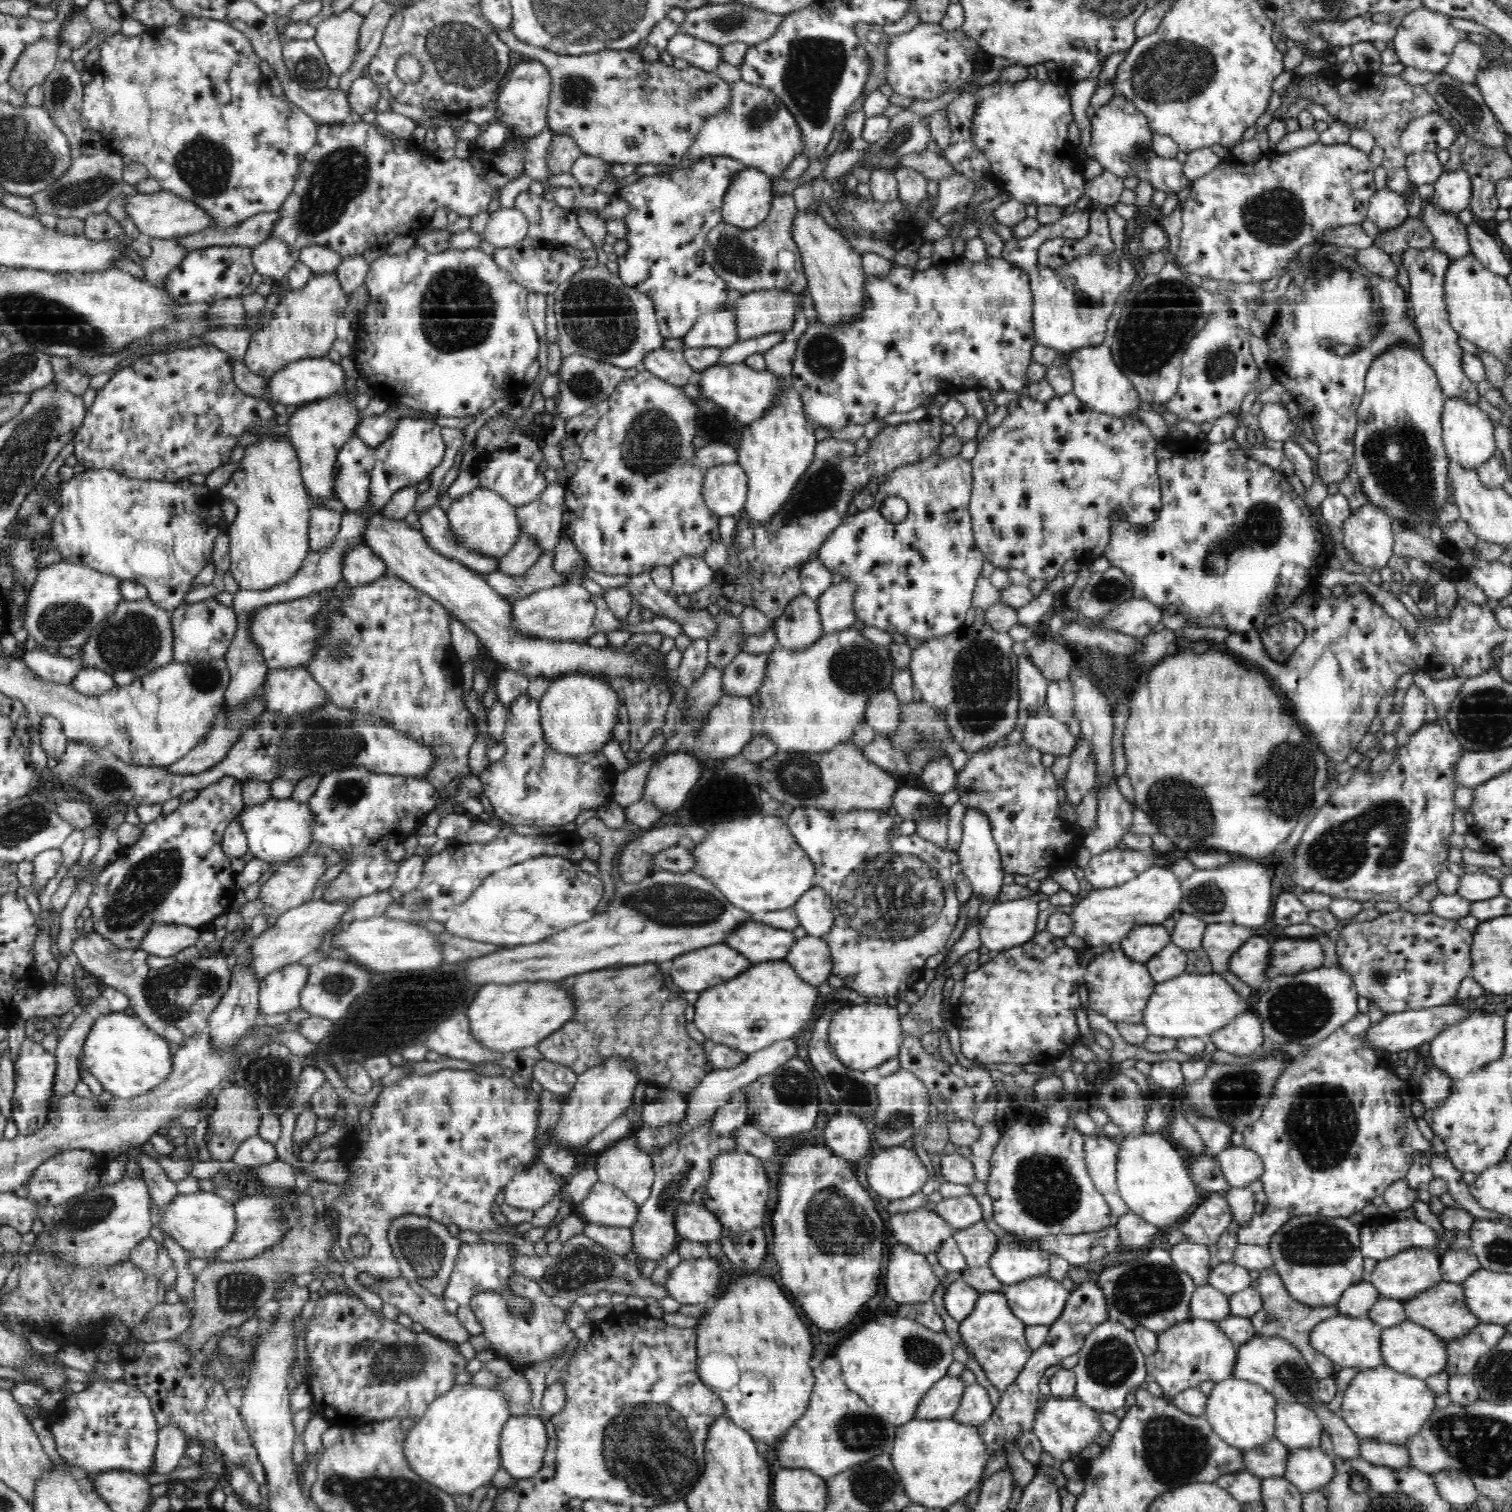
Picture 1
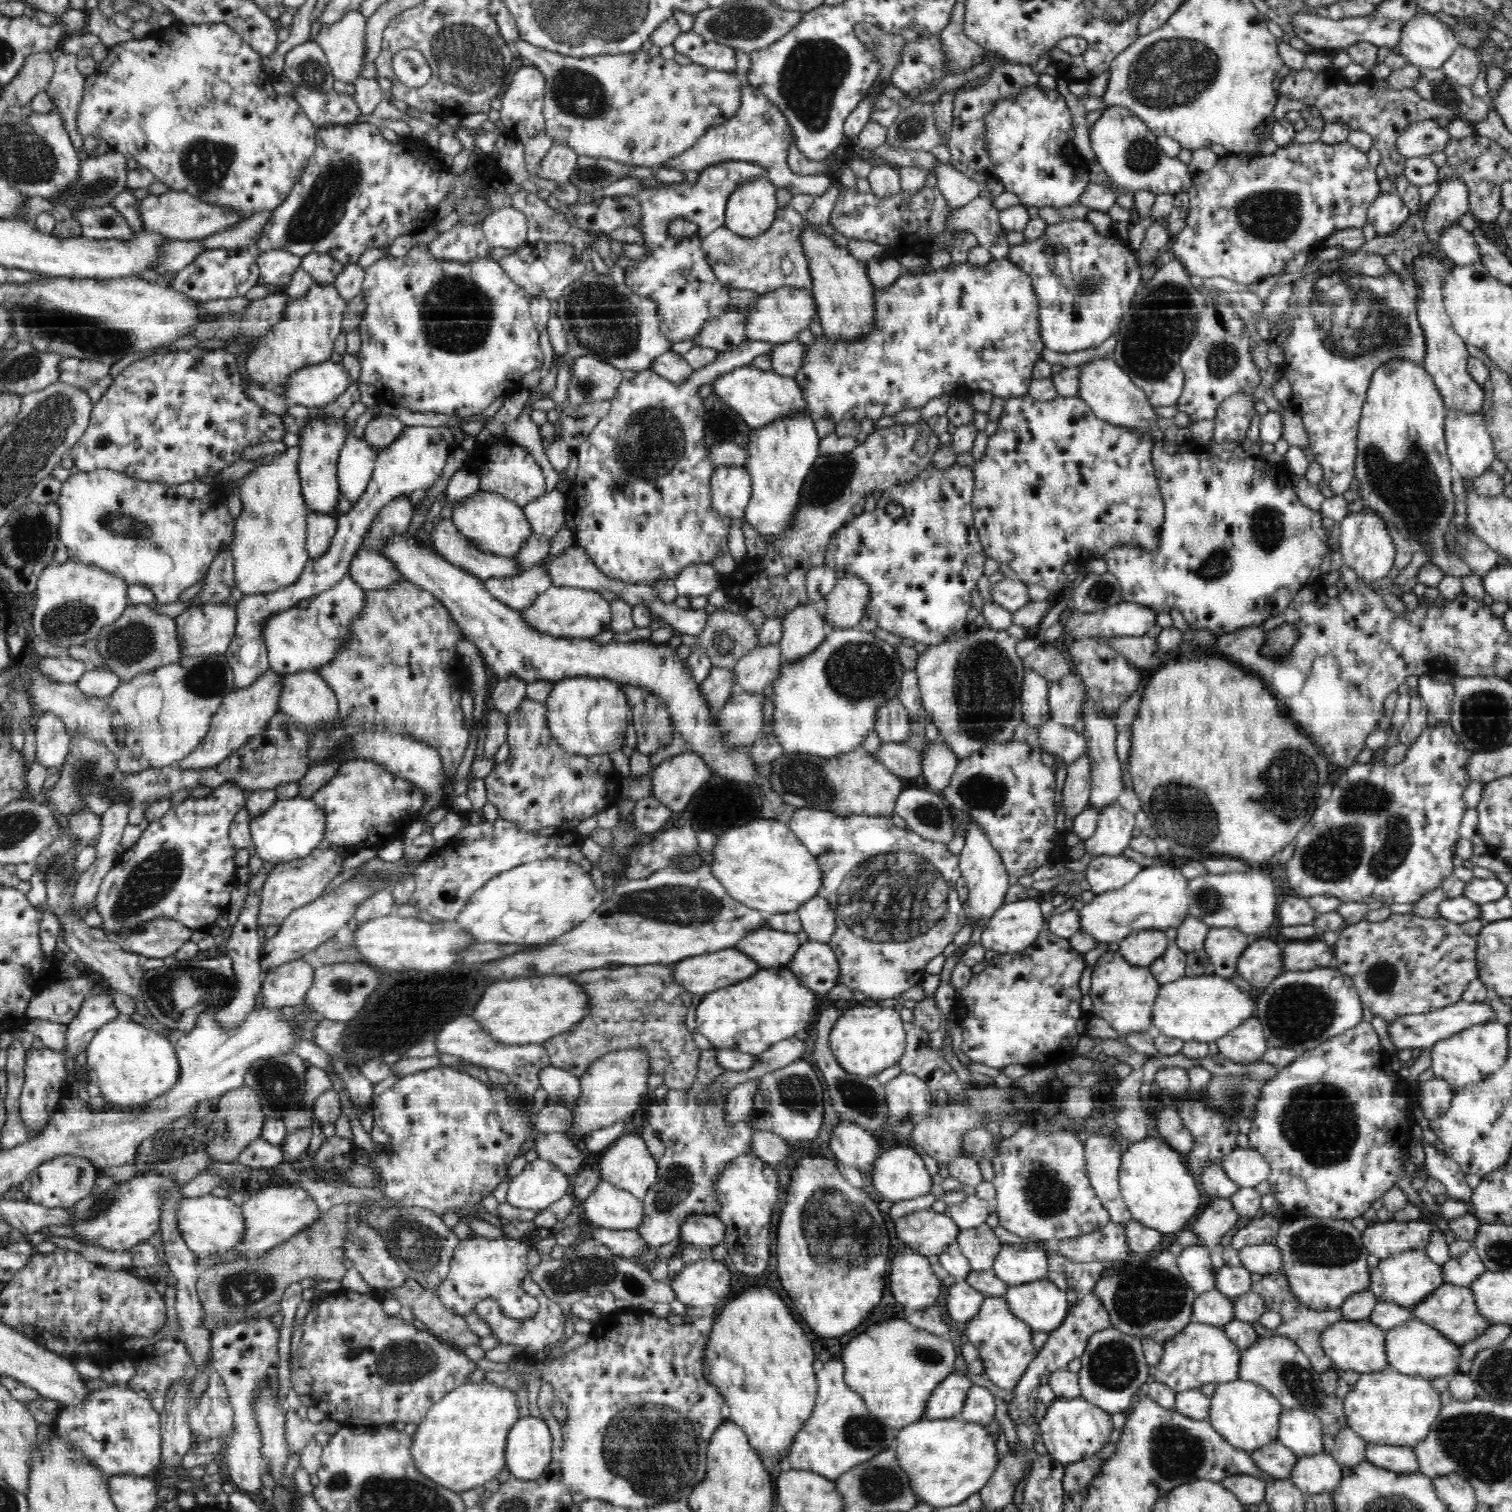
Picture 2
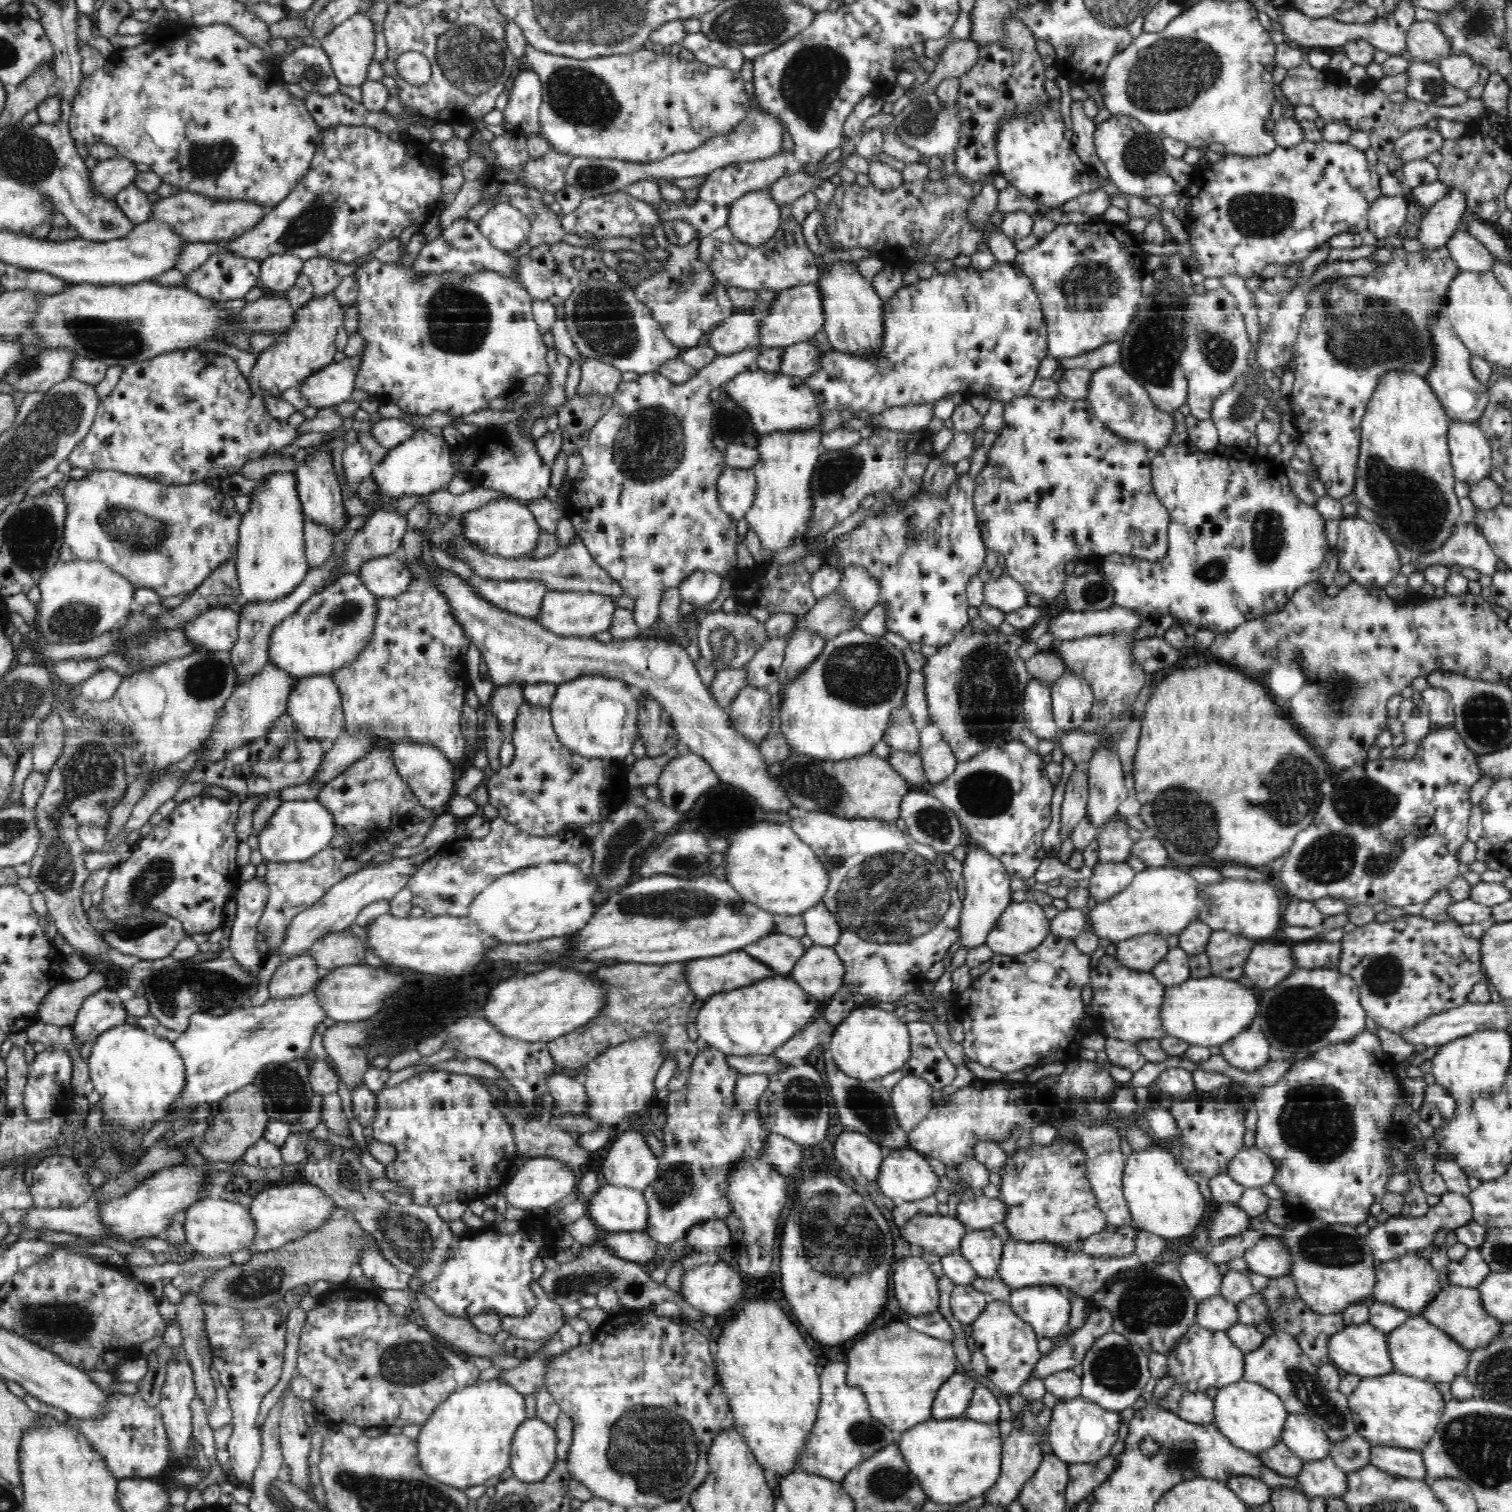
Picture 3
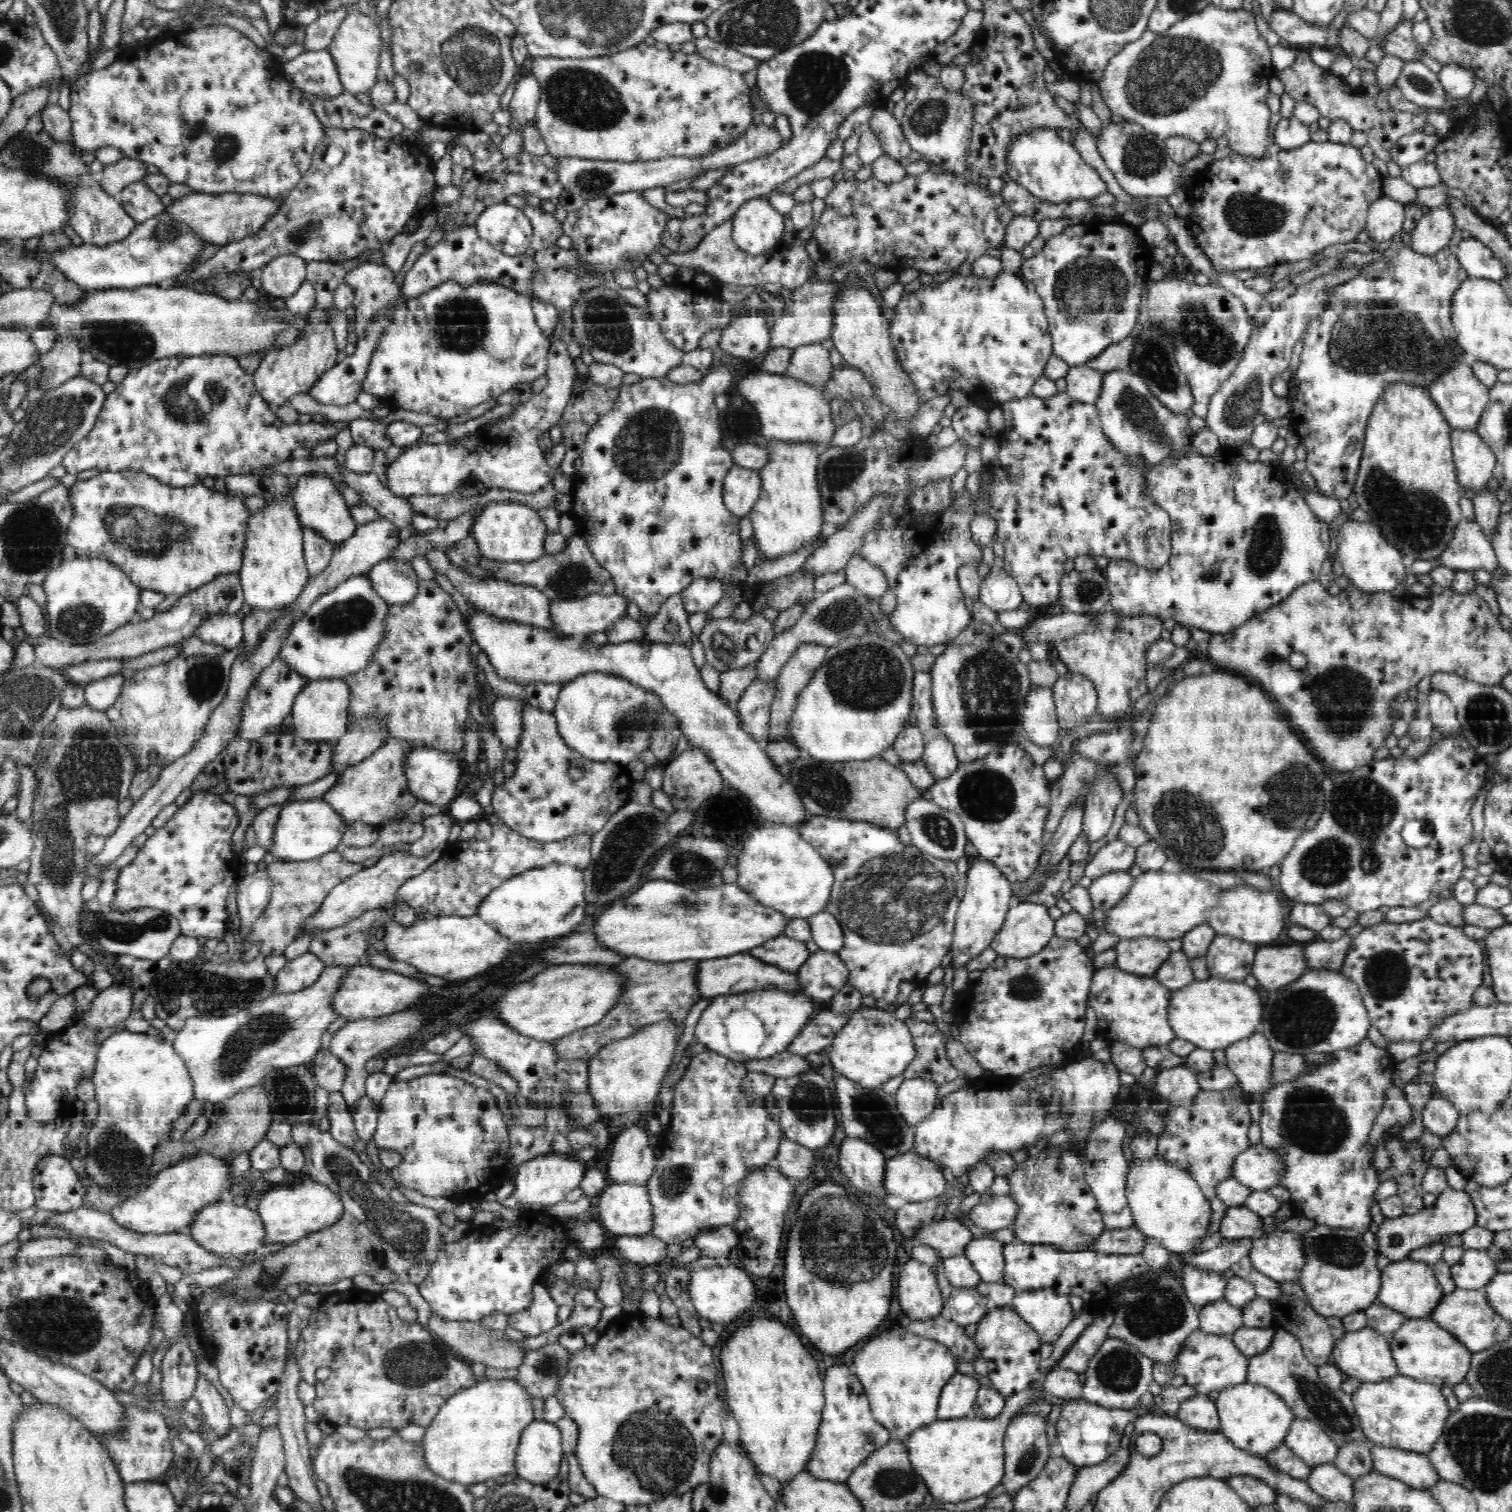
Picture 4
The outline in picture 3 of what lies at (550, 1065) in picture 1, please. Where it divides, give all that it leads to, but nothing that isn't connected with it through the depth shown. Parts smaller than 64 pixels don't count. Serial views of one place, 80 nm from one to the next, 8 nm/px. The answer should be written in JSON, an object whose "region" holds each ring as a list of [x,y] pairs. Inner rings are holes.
{"region":[[[554,1074],[547,1080],[547,1092],[552,1093],[556,1106],[563,1112],[584,1116],[587,1094],[581,1078],[572,1079],[570,1075]]]}

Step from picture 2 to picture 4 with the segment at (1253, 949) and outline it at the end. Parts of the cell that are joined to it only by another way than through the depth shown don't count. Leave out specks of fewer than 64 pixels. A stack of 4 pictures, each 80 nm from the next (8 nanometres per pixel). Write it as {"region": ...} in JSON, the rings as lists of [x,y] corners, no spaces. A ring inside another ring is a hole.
{"region":[[[1300,944],[1280,948],[1265,945],[1257,949],[1255,962],[1251,966],[1251,974],[1258,981],[1258,986],[1266,991],[1276,991],[1294,984],[1306,970],[1309,970],[1306,954]]]}

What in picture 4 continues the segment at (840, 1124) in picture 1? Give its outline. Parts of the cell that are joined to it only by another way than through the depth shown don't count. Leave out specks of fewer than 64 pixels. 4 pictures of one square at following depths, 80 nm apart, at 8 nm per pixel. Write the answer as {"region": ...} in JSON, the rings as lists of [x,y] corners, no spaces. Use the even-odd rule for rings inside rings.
{"region":[[[847,1136],[840,1145],[839,1164],[854,1186],[864,1192],[874,1192],[884,1180],[887,1158],[862,1138]]]}

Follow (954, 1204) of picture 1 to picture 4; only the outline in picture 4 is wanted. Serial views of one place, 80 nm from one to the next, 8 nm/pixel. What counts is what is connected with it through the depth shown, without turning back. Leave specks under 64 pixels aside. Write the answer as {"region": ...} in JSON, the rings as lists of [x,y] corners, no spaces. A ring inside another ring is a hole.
{"region":[[[1006,1195],[983,1199],[967,1213],[969,1221],[989,1232],[1011,1229],[1019,1214],[1020,1206],[1016,1205],[1015,1198]]]}

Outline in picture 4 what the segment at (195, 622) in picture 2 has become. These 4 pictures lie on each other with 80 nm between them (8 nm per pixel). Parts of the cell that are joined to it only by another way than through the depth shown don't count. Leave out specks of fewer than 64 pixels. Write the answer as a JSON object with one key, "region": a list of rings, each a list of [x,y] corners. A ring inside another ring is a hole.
{"region":[[[213,614],[196,628],[195,635],[205,643],[238,649],[243,640],[243,620],[236,614]]]}

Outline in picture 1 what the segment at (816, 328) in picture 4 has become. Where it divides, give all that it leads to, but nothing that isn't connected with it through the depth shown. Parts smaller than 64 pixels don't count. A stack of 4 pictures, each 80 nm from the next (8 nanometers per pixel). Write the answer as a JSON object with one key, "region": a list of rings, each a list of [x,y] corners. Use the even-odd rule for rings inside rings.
{"region":[[[776,289],[744,293],[732,309],[738,319],[738,340],[777,334],[774,330],[790,332],[796,310],[800,310],[800,300],[792,292]]]}

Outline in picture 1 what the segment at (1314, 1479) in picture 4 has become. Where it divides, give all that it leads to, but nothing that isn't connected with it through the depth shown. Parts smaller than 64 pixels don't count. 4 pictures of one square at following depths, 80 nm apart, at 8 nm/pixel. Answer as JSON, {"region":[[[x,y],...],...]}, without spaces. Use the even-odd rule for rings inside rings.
{"region":[[[1315,1448],[1314,1450],[1291,1450],[1290,1455],[1291,1460],[1288,1463],[1284,1476],[1292,1484],[1295,1484],[1300,1492],[1320,1491],[1334,1480],[1335,1462],[1321,1448]]]}

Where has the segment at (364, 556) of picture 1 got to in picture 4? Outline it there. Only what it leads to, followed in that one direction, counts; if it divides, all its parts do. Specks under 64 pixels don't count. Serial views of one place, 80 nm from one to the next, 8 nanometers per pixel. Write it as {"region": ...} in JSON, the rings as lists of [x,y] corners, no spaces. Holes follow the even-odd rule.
{"region":[[[384,559],[374,565],[366,575],[371,579],[372,588],[388,605],[405,605],[417,595],[419,580],[409,562]]]}

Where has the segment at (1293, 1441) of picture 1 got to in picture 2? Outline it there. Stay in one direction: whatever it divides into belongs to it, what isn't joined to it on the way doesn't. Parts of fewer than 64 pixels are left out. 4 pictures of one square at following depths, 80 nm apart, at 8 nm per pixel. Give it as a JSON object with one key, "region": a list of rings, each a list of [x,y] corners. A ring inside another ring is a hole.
{"region":[[[1304,1409],[1282,1410],[1277,1430],[1277,1440],[1292,1449],[1297,1457],[1320,1454],[1323,1452],[1320,1419]]]}

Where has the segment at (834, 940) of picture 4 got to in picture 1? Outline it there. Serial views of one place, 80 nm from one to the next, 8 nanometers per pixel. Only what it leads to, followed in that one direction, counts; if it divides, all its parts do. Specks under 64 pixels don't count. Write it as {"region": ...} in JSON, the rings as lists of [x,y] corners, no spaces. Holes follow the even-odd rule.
{"region":[[[812,885],[793,907],[808,935],[821,938],[831,931],[835,914],[831,899],[822,888]]]}

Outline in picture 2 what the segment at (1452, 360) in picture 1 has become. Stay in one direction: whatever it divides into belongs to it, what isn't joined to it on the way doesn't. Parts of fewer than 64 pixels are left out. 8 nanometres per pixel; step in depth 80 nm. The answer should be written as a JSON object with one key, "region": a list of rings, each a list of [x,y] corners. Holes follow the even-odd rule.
{"region":[[[1416,253],[1414,260],[1410,263],[1414,266],[1415,281],[1420,289],[1418,296],[1417,319],[1419,320],[1426,343],[1426,358],[1423,368],[1433,379],[1434,384],[1448,410],[1464,411],[1464,414],[1480,414],[1482,402],[1486,400],[1486,392],[1482,390],[1483,385],[1474,381],[1468,374],[1468,351],[1466,343],[1461,336],[1456,334],[1452,328],[1451,318],[1448,316],[1443,304],[1443,281],[1447,266],[1443,260],[1437,260],[1428,253]]]}

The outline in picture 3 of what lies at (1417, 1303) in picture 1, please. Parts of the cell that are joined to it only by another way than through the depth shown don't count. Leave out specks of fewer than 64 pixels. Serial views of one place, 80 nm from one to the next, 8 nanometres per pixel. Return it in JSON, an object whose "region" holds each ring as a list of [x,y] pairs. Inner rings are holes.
{"region":[[[1444,1286],[1434,1302],[1420,1316],[1470,1352],[1480,1347],[1487,1347],[1503,1334],[1505,1327],[1504,1322],[1498,1321],[1487,1313],[1483,1307],[1482,1296],[1479,1296],[1478,1287]]]}

